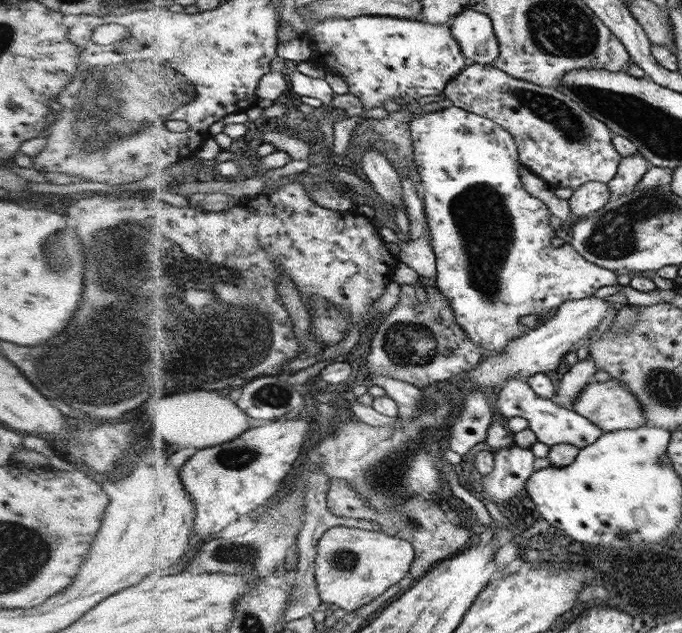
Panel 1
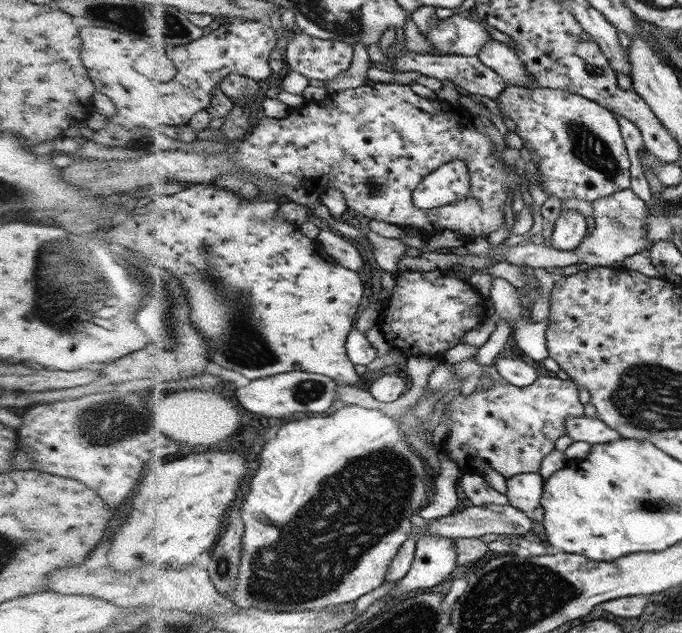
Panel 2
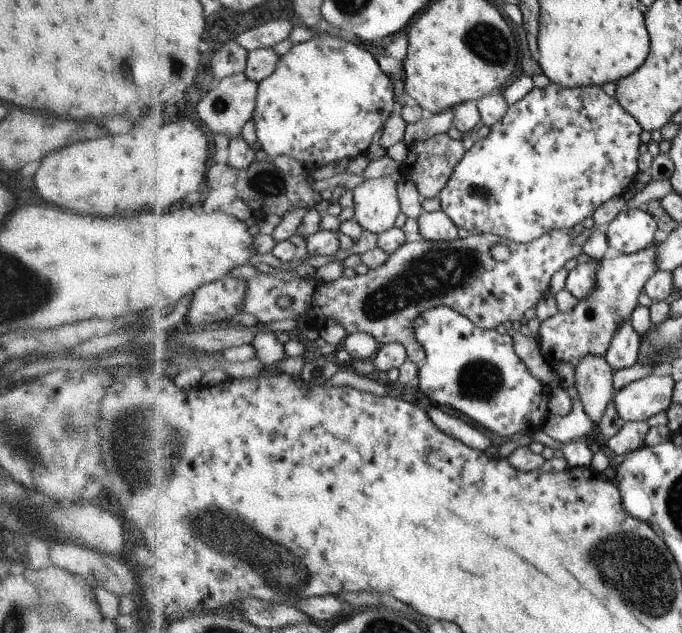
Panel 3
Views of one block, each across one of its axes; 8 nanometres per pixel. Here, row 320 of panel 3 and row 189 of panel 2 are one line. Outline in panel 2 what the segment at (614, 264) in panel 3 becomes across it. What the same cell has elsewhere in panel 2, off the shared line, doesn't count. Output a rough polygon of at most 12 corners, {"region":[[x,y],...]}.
{"region":[[507,86],[497,106],[546,194],[630,189],[618,122],[583,95]]}

